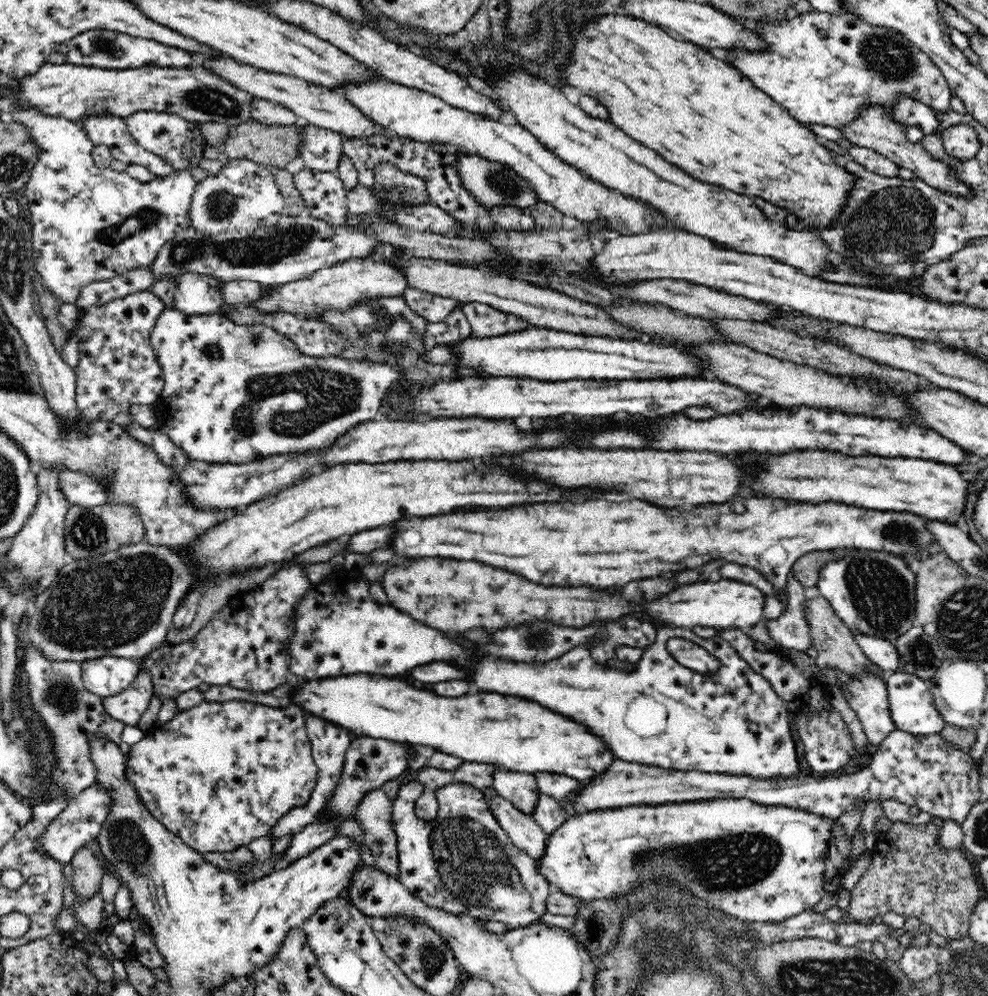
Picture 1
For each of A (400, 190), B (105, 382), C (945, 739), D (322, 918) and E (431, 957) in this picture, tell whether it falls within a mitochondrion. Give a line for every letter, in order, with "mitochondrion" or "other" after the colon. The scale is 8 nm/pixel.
A: mitochondrion
B: other
C: other
D: other
E: mitochondrion

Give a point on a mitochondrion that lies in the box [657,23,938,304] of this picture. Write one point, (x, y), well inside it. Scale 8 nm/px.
(883, 53)

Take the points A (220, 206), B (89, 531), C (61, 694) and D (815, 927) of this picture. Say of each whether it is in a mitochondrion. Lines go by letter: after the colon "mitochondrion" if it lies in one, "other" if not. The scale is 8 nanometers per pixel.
A: mitochondrion
B: mitochondrion
C: mitochondrion
D: other

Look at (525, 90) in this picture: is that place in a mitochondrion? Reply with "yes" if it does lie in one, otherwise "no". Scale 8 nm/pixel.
no

